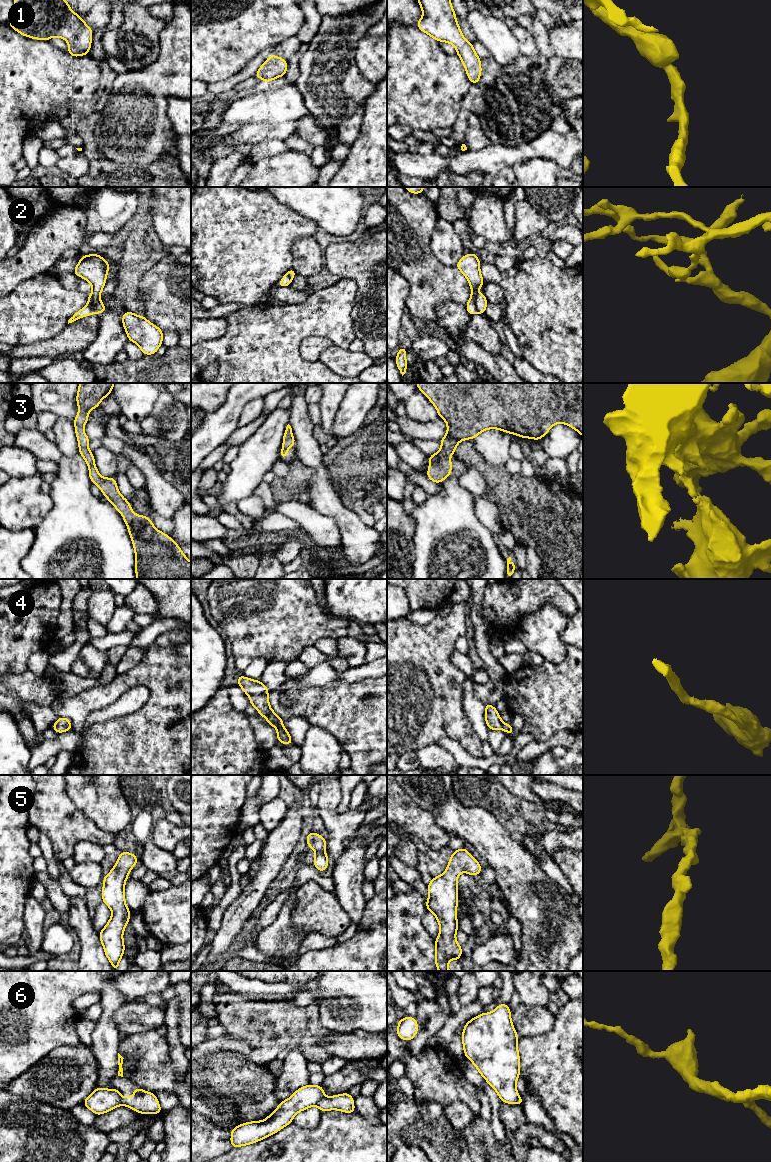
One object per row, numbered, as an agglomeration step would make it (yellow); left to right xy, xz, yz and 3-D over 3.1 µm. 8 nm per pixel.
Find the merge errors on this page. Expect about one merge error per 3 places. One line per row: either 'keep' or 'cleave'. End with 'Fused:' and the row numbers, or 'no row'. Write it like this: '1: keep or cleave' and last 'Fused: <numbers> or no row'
1: keep
2: cleave
3: keep
4: keep
5: keep
6: cleave
Fused: 2, 6

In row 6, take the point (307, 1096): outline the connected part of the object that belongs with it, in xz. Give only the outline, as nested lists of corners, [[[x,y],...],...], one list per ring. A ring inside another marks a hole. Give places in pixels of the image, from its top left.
[[[308,1084],[296,1090],[291,1097],[281,1101],[276,1110],[266,1117],[263,1121],[246,1122],[236,1126],[231,1130],[231,1146],[232,1148],[241,1147],[244,1145],[250,1145],[256,1143],[262,1139],[269,1137],[280,1131],[283,1127],[292,1123],[293,1117],[300,1111],[304,1111],[309,1107],[316,1106],[320,1100],[324,1097],[325,1092],[321,1085]]]

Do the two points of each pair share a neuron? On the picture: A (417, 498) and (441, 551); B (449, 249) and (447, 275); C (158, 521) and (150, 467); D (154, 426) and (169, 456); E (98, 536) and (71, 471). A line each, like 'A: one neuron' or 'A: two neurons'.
A: two neurons
B: two neurons
C: two neurons
D: two neurons
E: one neuron

